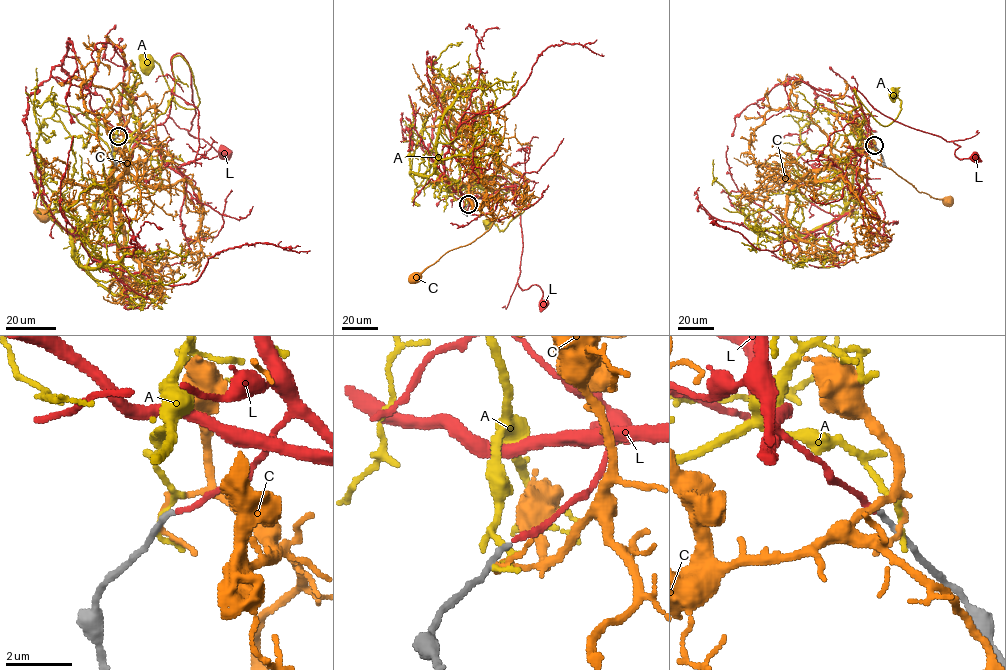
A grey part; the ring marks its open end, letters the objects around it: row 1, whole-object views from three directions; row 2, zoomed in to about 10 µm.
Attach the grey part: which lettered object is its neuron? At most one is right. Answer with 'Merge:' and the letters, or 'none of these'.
Merge: L

